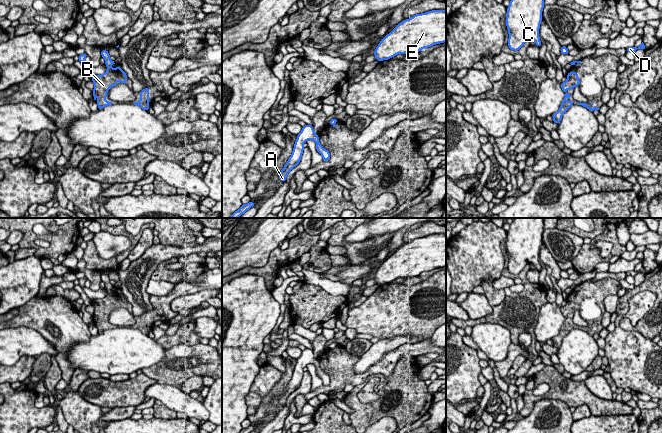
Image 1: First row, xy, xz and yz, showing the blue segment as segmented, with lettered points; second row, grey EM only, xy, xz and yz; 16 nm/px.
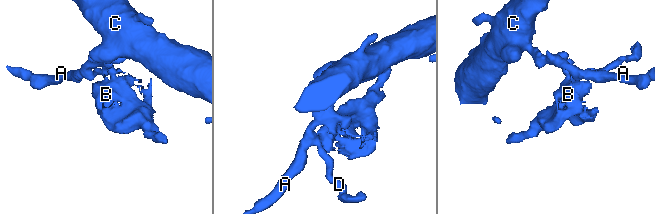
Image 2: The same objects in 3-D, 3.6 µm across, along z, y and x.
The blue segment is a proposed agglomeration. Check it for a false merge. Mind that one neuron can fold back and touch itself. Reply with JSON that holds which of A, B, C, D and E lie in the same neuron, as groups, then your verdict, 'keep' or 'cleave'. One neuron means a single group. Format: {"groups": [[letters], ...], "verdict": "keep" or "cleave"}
{"groups": [["A", "C", "D", "E"], ["B"]], "verdict": "cleave"}

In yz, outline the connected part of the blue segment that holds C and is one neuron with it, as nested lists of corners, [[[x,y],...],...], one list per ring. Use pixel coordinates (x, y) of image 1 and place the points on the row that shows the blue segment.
[[[510,0],[506,13],[508,47],[518,51],[527,40],[541,47],[539,29],[544,0]]]

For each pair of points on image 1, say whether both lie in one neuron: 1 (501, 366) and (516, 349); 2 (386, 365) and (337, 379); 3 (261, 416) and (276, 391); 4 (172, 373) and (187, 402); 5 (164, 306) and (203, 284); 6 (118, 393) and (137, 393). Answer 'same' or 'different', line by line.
1: same
2: same
3: same
4: different
5: same
6: same

